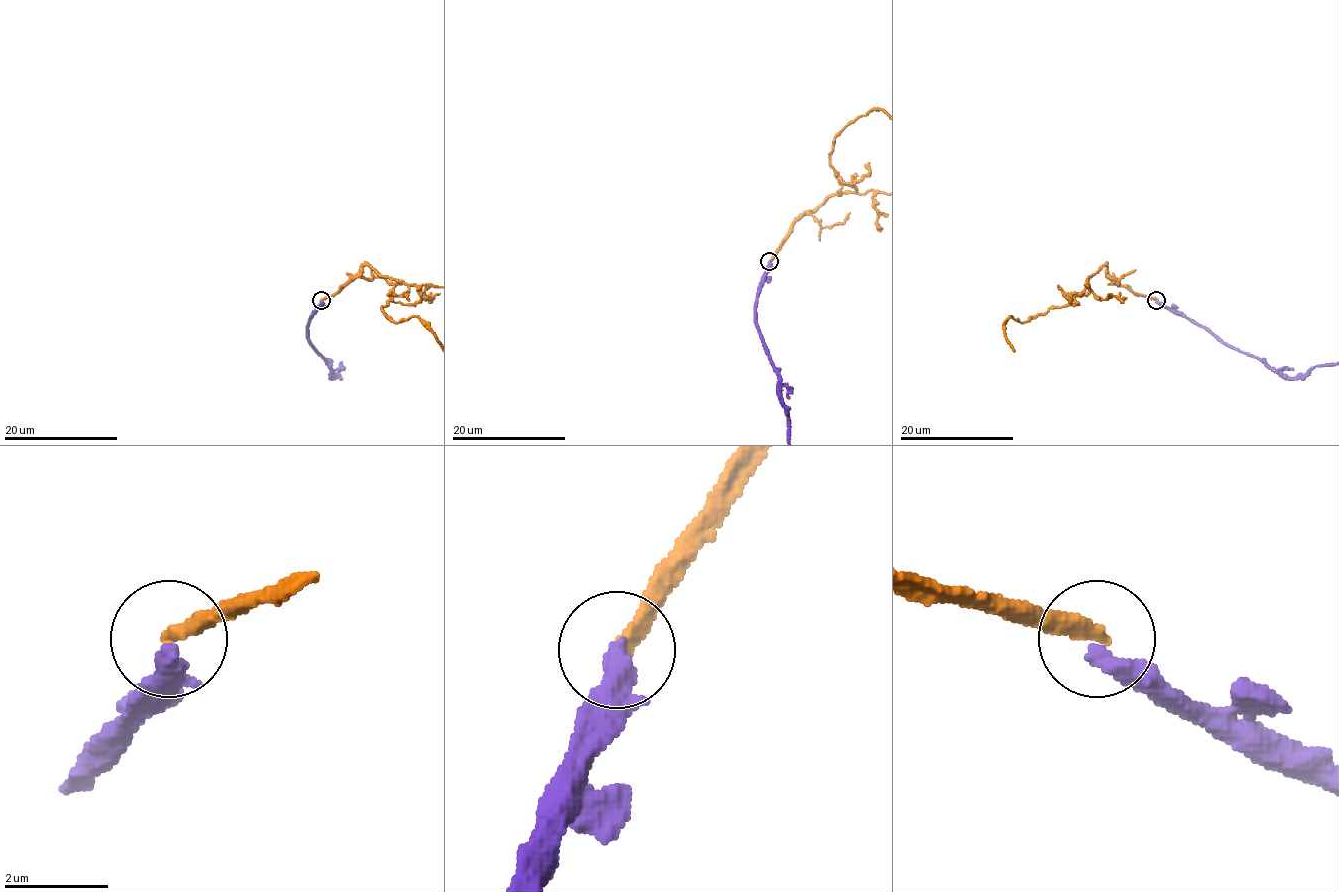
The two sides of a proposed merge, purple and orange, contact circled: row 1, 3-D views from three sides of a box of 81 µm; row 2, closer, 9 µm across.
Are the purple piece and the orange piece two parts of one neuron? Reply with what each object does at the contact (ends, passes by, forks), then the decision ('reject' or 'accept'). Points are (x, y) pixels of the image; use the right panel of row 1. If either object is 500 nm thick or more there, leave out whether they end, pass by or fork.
purple ends there; orange ends there; reject

